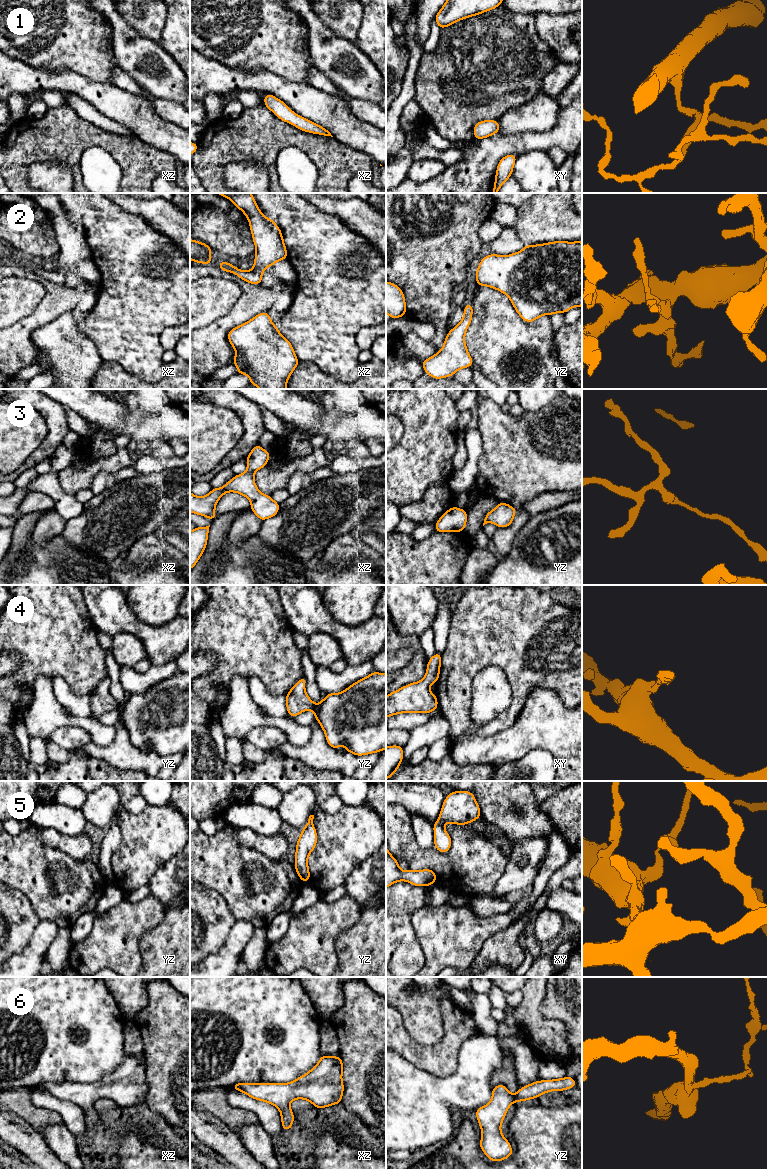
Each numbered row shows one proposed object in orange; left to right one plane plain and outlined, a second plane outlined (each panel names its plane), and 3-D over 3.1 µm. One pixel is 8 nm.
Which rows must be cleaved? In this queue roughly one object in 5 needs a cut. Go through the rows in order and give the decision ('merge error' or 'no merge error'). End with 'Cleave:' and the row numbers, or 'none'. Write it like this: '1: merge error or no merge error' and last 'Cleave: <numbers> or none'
1: no merge error
2: no merge error
3: no merge error
4: no merge error
5: no merge error
6: no merge error
Cleave: none

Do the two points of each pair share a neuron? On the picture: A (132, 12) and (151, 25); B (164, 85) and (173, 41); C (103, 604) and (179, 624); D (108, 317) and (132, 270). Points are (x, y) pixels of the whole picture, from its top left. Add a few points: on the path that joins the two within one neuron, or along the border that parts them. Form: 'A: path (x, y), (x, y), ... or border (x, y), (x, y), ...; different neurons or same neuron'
A: path (137, 12), (146, 20); same neuron
B: border (158, 43), (175, 60), (179, 67); different neurons
C: path (122, 620), (143, 632), (160, 632); same neuron
D: path (120, 305), (132, 293), (132, 282); same neuron

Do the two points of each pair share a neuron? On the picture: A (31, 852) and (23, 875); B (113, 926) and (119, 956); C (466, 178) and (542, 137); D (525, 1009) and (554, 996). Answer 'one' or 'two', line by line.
A: one
B: one
C: one
D: two

